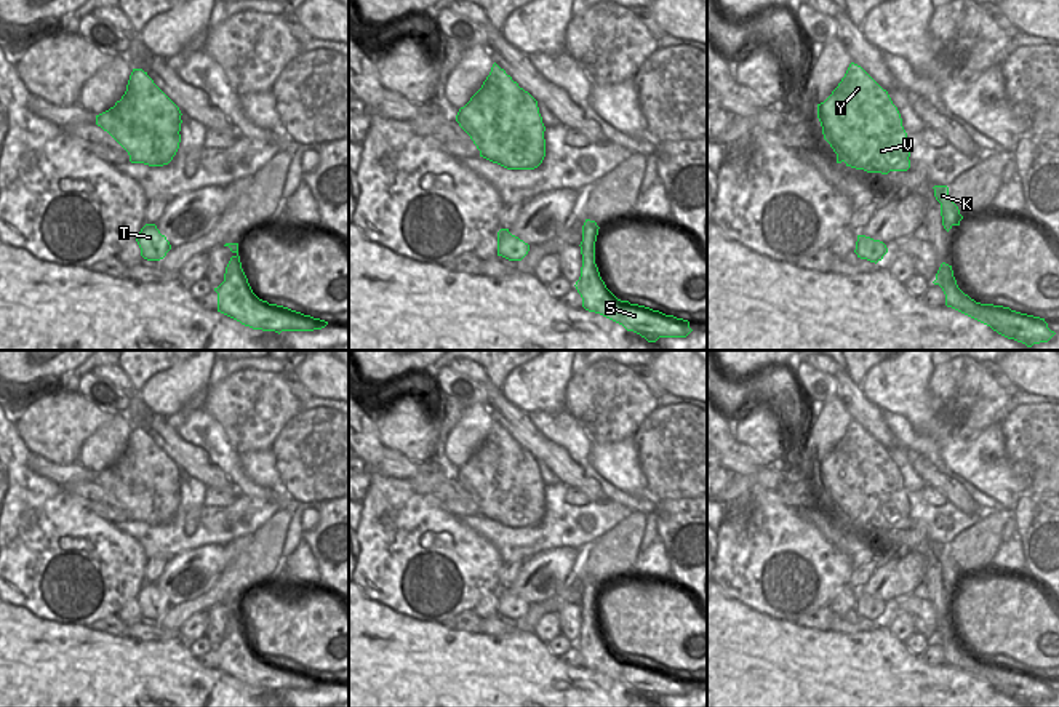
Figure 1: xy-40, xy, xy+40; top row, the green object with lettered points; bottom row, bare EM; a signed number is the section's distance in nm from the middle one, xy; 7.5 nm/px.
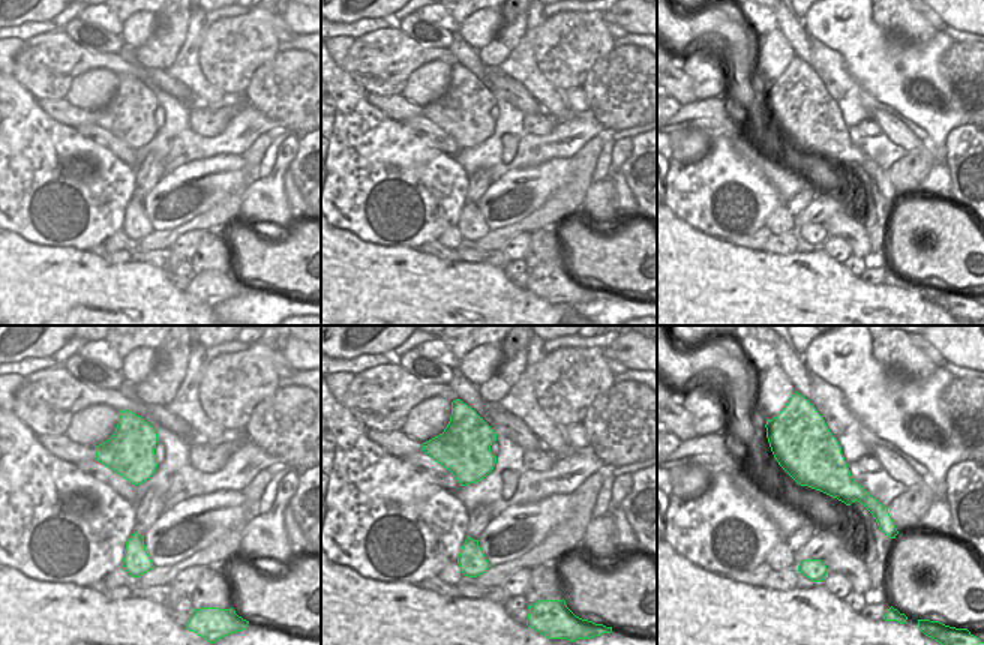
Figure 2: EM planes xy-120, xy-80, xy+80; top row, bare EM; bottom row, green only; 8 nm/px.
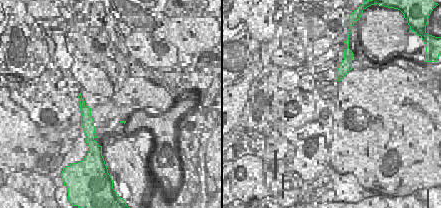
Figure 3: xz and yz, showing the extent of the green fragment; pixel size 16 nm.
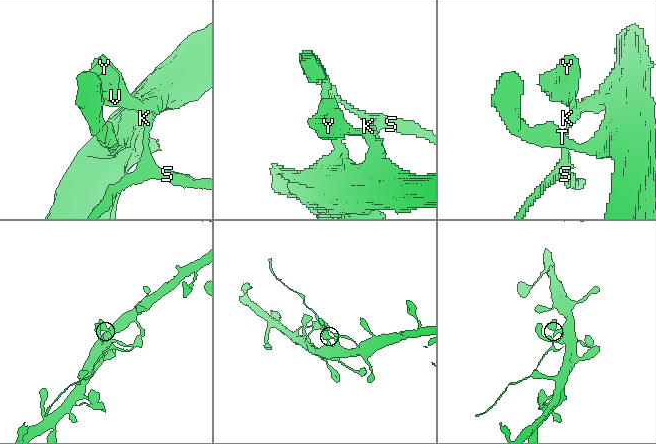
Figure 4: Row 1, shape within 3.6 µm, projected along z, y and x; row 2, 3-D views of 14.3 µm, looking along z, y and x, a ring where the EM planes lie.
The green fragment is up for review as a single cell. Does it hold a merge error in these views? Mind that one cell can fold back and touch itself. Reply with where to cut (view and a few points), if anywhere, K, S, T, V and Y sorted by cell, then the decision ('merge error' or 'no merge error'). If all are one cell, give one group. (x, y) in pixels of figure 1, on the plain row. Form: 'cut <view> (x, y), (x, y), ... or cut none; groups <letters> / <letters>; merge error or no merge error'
cut xy (594, 611), (583, 621); groups K T V Y / S; merge error

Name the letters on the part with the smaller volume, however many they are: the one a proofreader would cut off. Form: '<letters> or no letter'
S

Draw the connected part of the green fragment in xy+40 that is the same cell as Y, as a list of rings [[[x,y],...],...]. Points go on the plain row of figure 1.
[[[851,421],[832,453],[817,462],[817,477],[824,497],[837,512],[837,521],[888,533],[910,526],[910,504],[902,477],[886,448],[883,448],[861,424]]]

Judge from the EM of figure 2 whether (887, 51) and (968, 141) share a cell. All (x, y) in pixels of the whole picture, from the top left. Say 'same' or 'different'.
different

